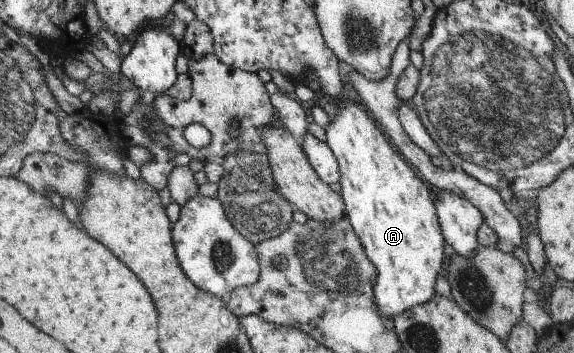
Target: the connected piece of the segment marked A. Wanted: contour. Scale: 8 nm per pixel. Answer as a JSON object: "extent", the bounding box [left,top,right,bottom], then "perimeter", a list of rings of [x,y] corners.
{"extent":[324,98,444,319],"perimeter":[[[343,98],[337,99],[337,114],[329,120],[324,129],[324,142],[338,163],[343,215],[348,217],[351,229],[357,234],[367,259],[374,265],[376,271],[372,285],[375,305],[382,316],[389,316],[392,319],[404,309],[425,303],[435,295],[433,290],[435,277],[443,269],[444,239],[435,213],[432,188],[417,178],[413,169],[401,159],[402,155],[389,144],[365,107],[362,107],[355,98],[349,98],[352,102],[347,103],[342,101]]]}

